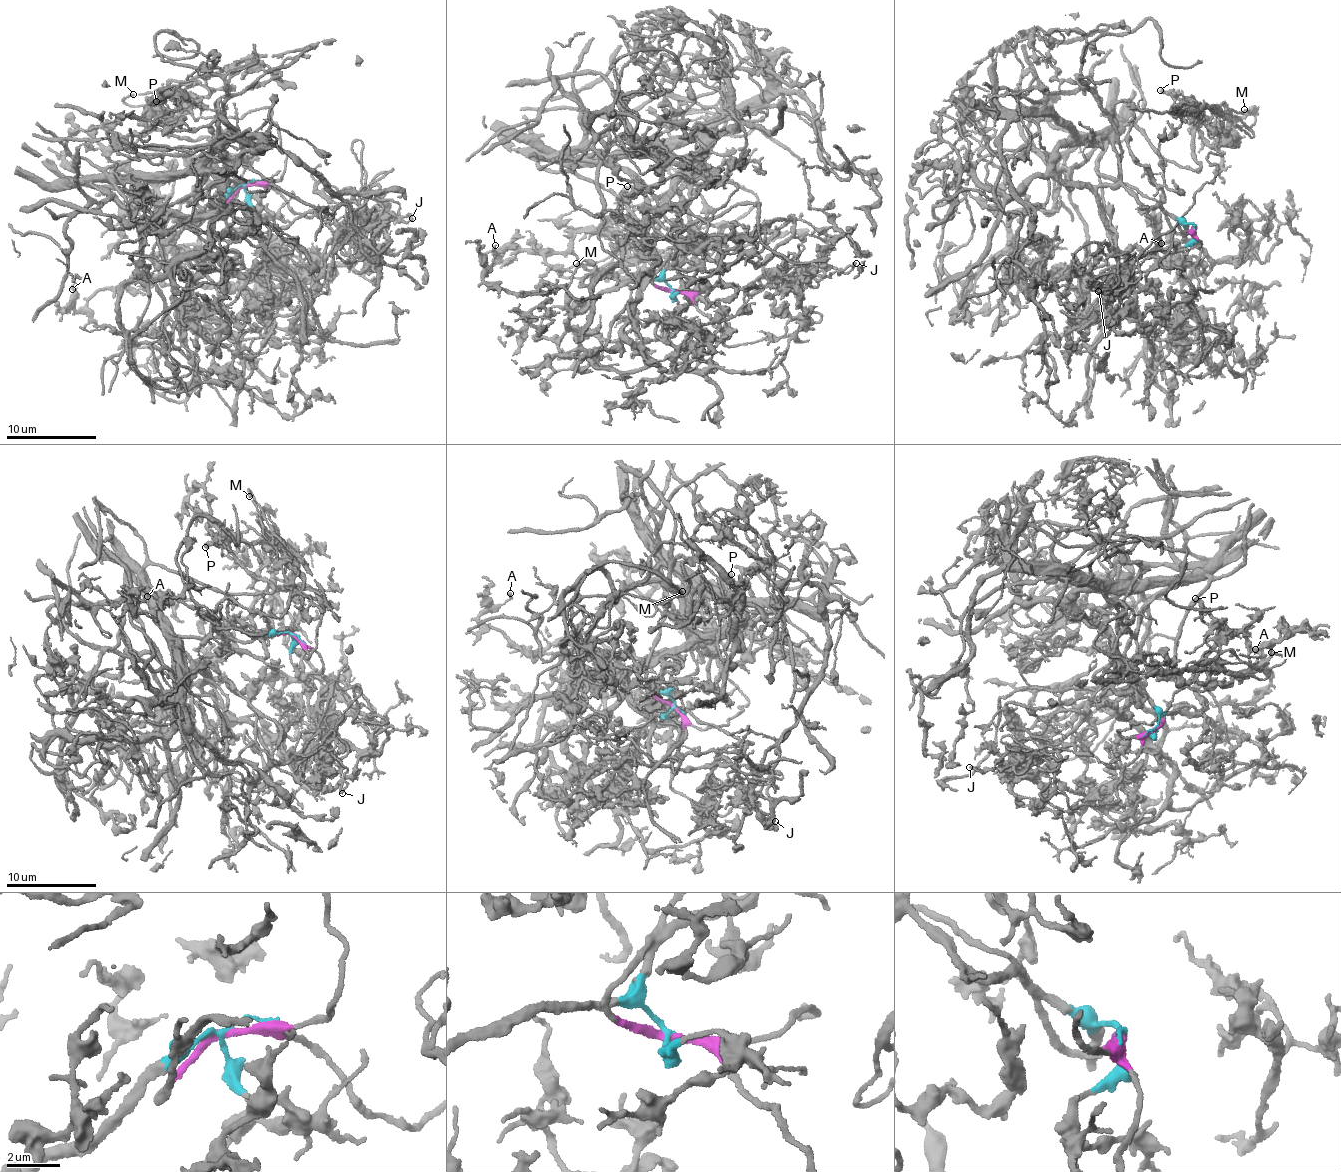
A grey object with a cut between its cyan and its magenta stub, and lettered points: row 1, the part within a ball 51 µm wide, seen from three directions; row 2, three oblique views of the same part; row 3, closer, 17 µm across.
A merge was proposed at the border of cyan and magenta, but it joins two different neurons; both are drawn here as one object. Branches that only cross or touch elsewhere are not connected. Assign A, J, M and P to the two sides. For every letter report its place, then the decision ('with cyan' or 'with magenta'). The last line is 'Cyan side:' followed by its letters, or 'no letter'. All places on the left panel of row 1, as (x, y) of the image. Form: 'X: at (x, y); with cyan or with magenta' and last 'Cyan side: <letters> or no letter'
A: at (72, 289); with cyan
J: at (412, 218); with magenta
M: at (133, 94); with magenta
P: at (156, 101); with magenta
Cyan side: A

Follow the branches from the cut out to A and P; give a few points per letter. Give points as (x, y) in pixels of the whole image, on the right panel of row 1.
A: (1194, 226), (1186, 238), (1211, 268), (1200, 274), (1191, 259), (1188, 277), (1183, 255), (1160, 242)
P: (1194, 226), (1186, 233), (1179, 224), (1213, 180), (1207, 154), (1224, 153), (1218, 131), (1159, 90)

